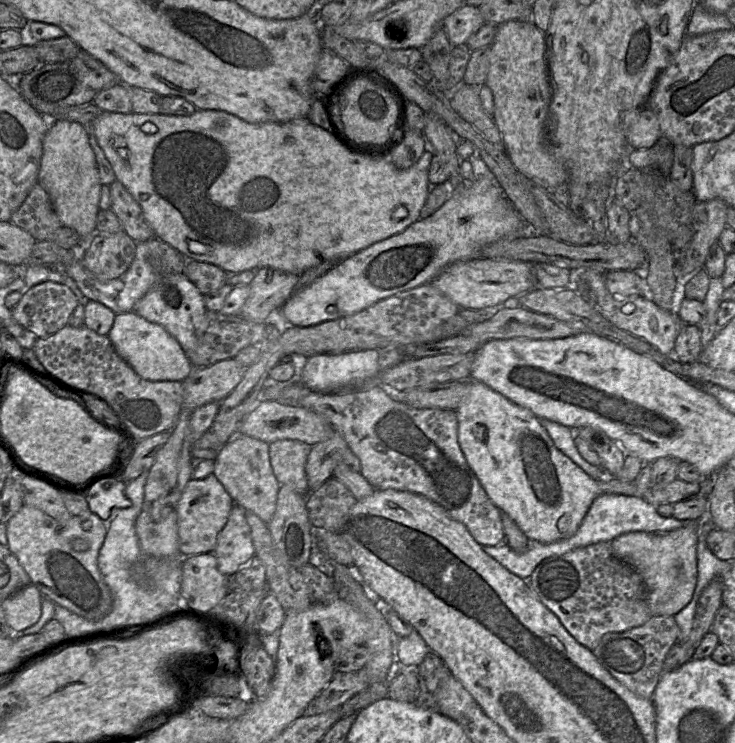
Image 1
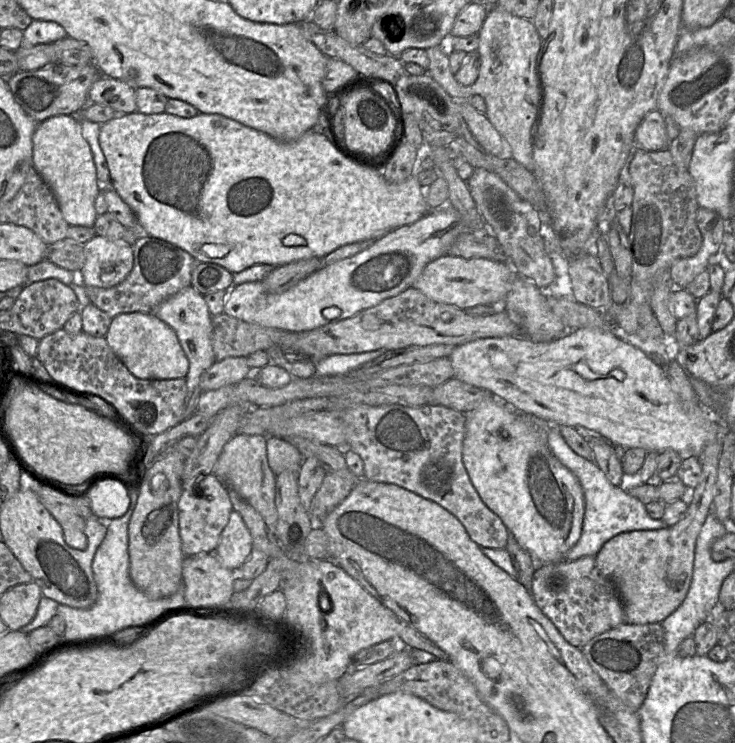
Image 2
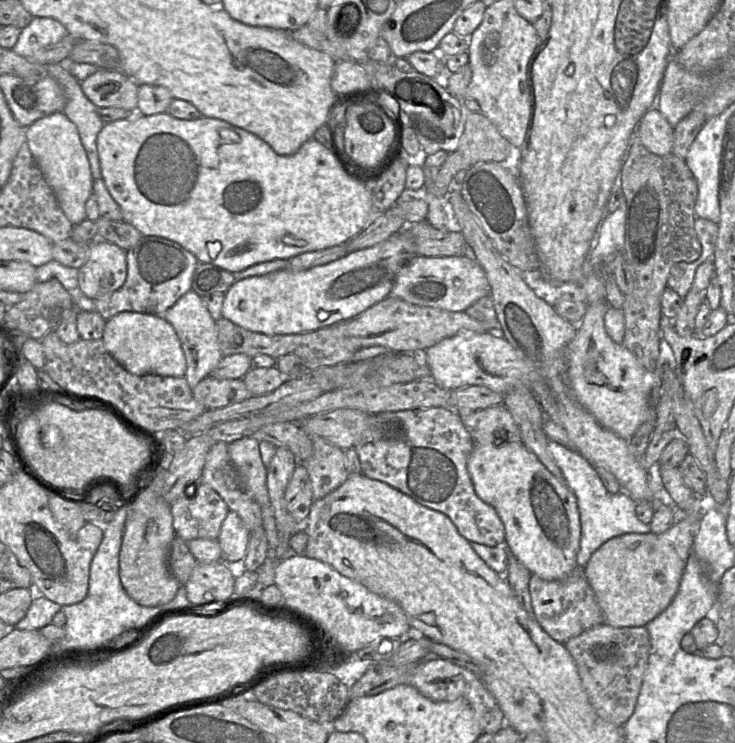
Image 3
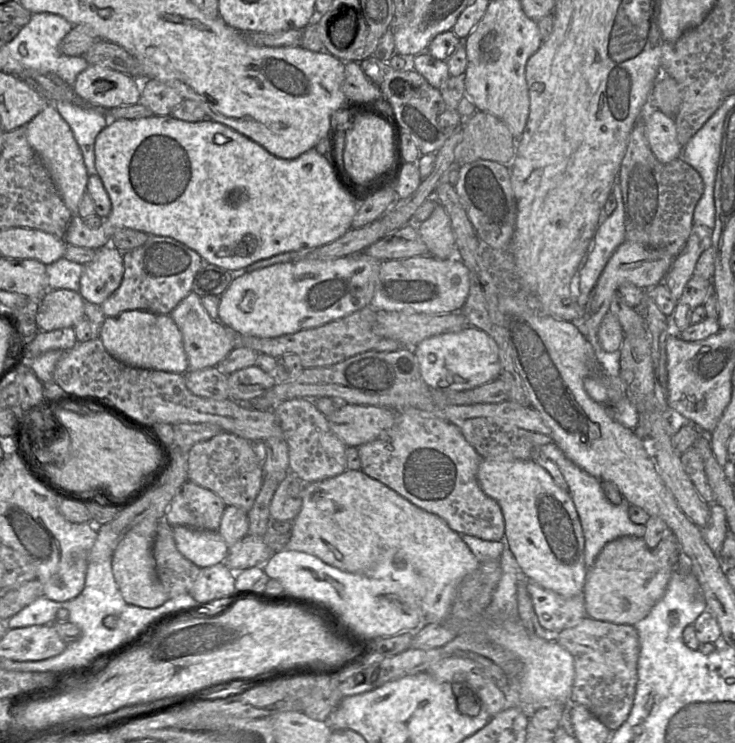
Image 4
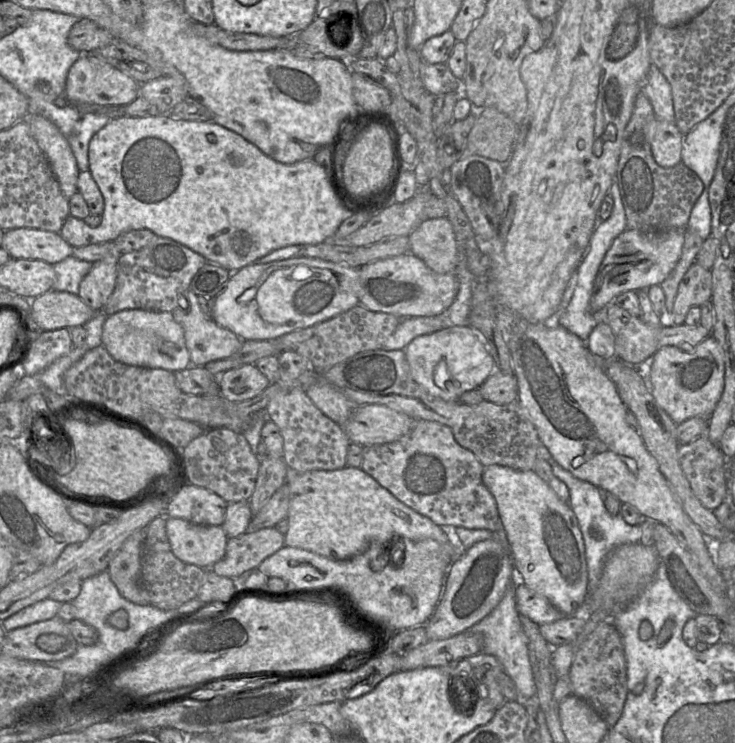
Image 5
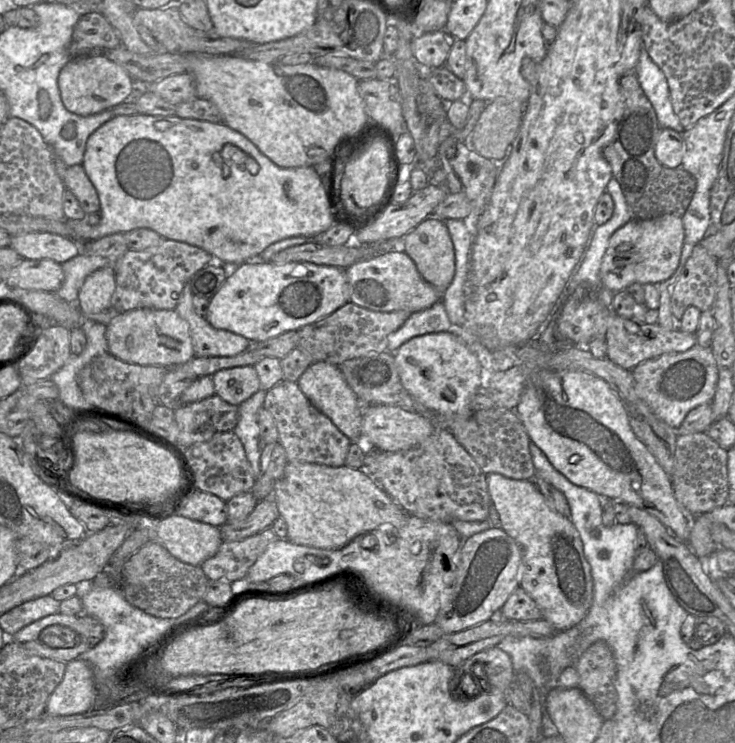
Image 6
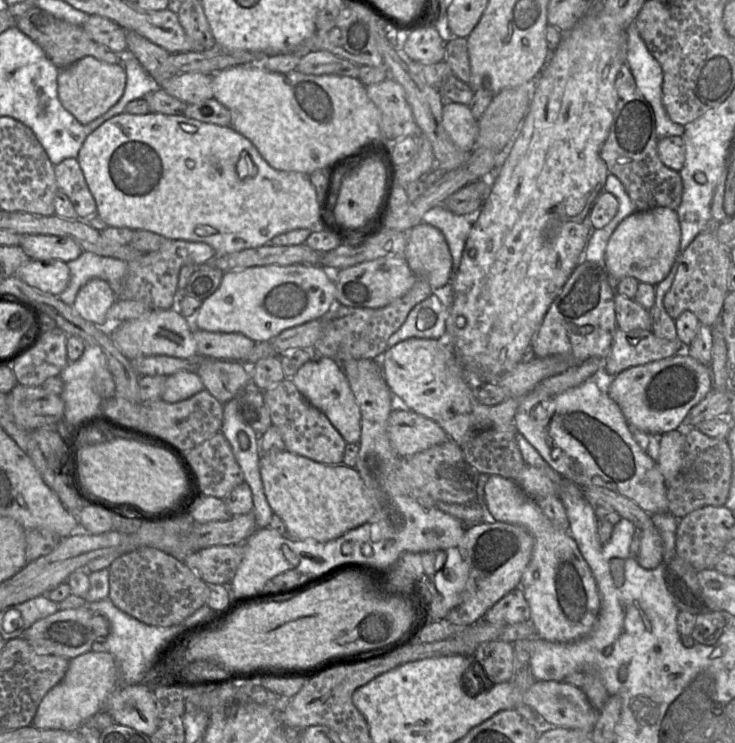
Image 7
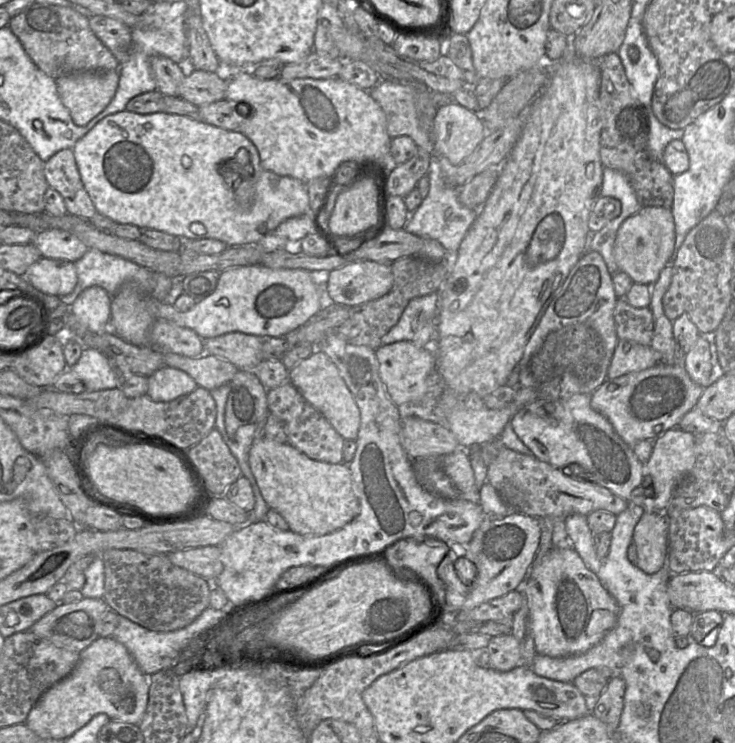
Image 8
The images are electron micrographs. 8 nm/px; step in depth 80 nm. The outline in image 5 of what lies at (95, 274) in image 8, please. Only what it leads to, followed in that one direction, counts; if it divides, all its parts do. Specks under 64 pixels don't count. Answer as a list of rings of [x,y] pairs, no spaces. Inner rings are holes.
[[[73,256],[67,257],[53,265],[56,279],[52,289],[78,295],[79,285],[92,267],[93,264],[90,262],[79,260]]]

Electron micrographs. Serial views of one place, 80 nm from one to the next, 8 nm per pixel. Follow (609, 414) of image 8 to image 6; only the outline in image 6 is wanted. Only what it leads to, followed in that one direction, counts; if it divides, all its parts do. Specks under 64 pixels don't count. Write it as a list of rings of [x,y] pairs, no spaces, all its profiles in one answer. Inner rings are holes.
[[[695,344],[681,353],[666,353],[646,360],[631,370],[635,380],[635,391],[666,424],[677,430],[692,409],[710,403],[714,397],[718,370],[711,347]]]

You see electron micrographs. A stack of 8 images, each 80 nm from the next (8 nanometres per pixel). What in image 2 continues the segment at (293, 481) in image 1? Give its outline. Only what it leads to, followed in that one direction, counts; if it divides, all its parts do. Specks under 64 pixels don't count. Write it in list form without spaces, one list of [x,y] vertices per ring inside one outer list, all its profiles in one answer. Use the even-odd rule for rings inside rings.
[[[268,436],[266,448],[268,464],[275,476],[287,470],[298,474],[304,459],[294,445],[285,439]]]

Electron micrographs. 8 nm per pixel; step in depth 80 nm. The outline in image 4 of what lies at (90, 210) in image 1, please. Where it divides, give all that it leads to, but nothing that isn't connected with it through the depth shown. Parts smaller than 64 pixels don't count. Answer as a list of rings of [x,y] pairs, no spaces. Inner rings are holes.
[[[47,104],[39,114],[26,124],[25,131],[29,145],[41,159],[65,206],[72,215],[77,215],[79,202],[86,192],[89,176],[81,150],[69,125],[58,113],[54,104]]]

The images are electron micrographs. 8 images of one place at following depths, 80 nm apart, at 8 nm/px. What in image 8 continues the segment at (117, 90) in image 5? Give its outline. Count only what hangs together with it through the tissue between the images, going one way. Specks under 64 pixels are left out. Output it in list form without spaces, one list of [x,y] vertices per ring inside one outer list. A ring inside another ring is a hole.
[[[118,70],[78,72],[56,79],[58,95],[77,126],[85,126],[108,106],[118,83]]]

